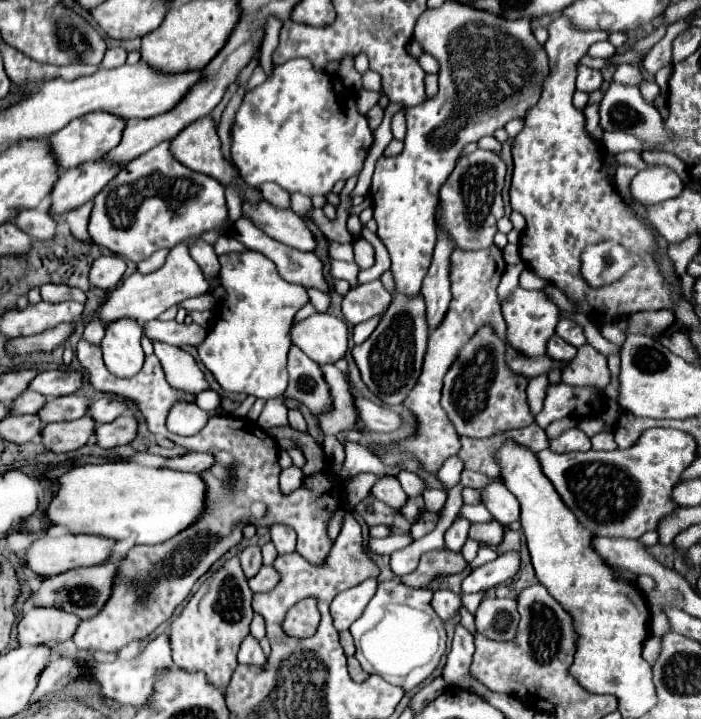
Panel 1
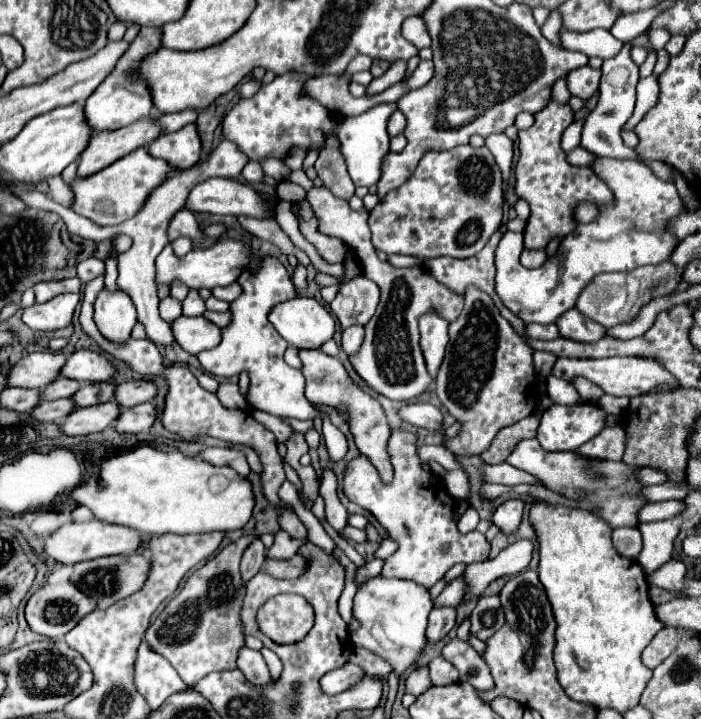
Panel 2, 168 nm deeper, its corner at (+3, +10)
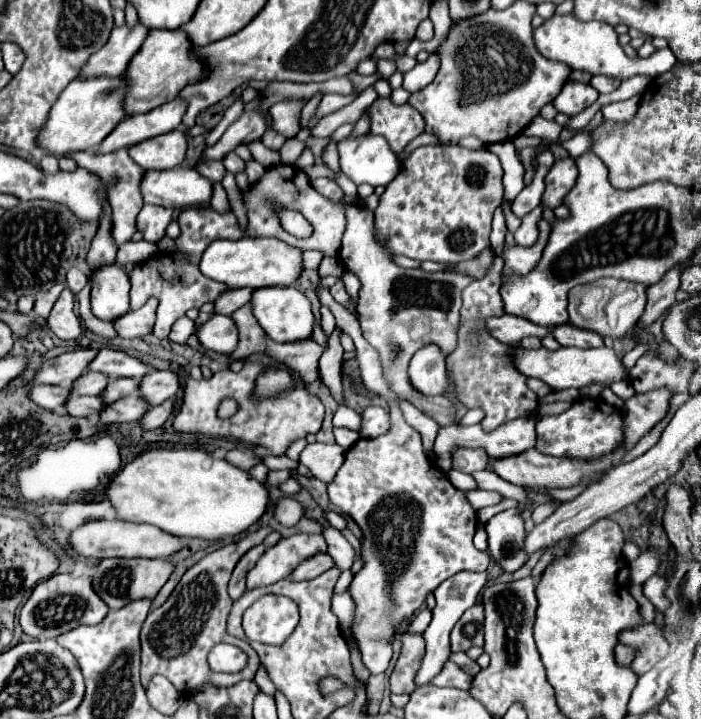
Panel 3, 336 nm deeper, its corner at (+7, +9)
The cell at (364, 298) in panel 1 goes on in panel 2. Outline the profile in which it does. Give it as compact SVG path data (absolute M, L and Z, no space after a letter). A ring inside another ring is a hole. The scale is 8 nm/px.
M358 276L352 282L340 286L336 298L330 302L330 310L336 316L342 330L356 324L366 326L370 316L376 312L378 298L378 286L372 280Z

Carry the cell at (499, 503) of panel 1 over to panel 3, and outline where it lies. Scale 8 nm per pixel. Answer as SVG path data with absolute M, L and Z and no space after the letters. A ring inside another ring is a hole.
M506 509L502 513L496 513L486 523L486 533L488 533L488 551L498 561L502 571L514 573L526 563L528 557L522 551L526 531L518 509Z

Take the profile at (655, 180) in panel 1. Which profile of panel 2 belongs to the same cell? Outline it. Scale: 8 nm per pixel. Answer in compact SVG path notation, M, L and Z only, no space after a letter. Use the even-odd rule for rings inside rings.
M594 158L590 166L600 180L604 180L612 194L614 200L610 204L598 206L598 216L590 224L578 224L572 234L568 234L554 256L550 256L544 266L538 270L528 270L520 264L520 252L524 250L522 244L522 234L518 232L506 232L498 244L496 250L496 292L502 298L504 306L518 314L524 322L538 322L538 324L552 324L560 314L570 310L580 294L580 290L596 276L602 272L630 272L638 266L648 266L648 264L660 264L670 258L674 248L678 246L678 238L674 232L668 232L668 224L672 218L680 216L684 212L684 204L678 196L678 190L674 184L660 180L644 162L636 160L616 160L616 158Z

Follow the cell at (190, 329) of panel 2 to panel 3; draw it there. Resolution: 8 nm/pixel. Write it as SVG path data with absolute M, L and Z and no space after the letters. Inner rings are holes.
M214 315L208 323L196 329L196 339L200 347L214 353L232 353L238 343L238 331L226 315Z

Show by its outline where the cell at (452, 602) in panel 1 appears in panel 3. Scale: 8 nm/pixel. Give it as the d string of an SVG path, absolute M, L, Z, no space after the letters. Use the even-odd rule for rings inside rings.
M404 633L402 637L402 653L390 675L390 691L410 695L416 689L416 673L422 665L426 653L426 641L422 633Z

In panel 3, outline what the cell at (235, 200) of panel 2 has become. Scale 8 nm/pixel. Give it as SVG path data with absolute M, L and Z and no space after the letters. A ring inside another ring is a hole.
M176 167L168 171L150 171L144 179L144 203L188 209L206 207L212 199L212 181L196 169Z

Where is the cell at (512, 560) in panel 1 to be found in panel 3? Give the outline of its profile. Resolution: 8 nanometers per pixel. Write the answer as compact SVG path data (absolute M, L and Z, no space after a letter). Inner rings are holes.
M424 607L424 609L422 609L422 611L412 619L408 631L412 631L412 633L424 633L426 627L430 625L430 619L432 619L432 609Z

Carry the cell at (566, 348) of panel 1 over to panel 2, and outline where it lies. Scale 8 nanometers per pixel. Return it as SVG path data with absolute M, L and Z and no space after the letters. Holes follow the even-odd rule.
M526 324L524 332L526 332L528 338L536 338L536 340L552 340L552 338L560 336L556 324L546 324L546 326L542 326L542 324Z

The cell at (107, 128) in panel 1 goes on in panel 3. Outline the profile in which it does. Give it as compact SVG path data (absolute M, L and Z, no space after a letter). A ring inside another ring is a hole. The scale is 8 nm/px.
M180 29L148 31L142 47L130 59L126 71L120 75L122 81L128 81L124 87L124 111L128 117L138 113L148 113L150 109L166 101L172 101L176 97L176 91L180 91L184 83L190 83L192 79L196 79L196 75L200 75L200 67L196 67L196 63L188 59L188 51L192 51L192 45Z

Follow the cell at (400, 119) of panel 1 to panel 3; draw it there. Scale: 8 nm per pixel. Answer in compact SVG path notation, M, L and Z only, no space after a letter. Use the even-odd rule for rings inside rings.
M376 99L368 111L372 119L370 131L386 137L394 153L402 151L408 141L424 131L422 115L408 103L394 105L390 99Z

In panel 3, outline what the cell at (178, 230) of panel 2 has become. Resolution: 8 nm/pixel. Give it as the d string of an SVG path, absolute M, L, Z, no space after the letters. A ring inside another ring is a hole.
M144 205L138 215L138 229L144 231L144 239L150 243L158 243L166 235L166 227L172 221L174 209L156 207L156 205Z

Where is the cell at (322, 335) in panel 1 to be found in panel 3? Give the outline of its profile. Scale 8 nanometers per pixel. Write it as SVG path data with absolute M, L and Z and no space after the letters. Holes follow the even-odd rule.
M262 287L252 293L252 305L254 305L254 317L258 319L260 327L270 335L270 339L278 343L294 343L294 341L306 341L312 337L314 331L314 313L312 305L306 299L304 293L300 293L294 287Z

